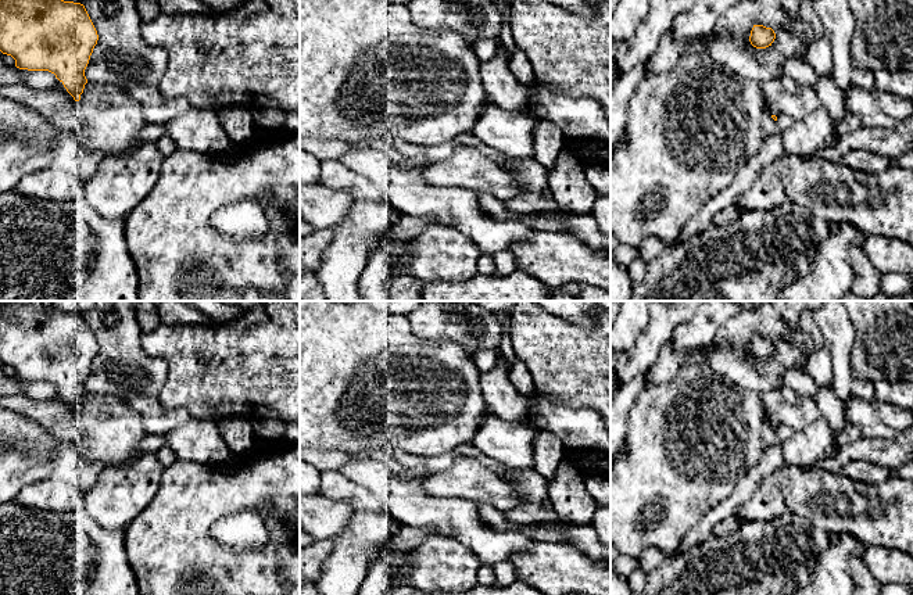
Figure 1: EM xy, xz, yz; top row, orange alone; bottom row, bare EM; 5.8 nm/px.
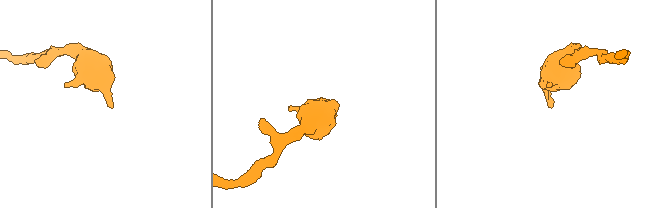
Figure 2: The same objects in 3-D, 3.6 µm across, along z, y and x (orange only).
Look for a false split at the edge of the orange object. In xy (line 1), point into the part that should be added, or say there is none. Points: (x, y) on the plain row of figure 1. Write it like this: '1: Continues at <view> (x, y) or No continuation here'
1: No continuation here

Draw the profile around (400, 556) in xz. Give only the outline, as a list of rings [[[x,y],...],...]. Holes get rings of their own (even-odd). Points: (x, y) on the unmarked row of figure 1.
[[[384,545],[379,549],[379,555],[389,555],[391,562],[401,564],[404,569],[409,569],[408,558],[412,553],[413,548],[405,549],[390,549],[389,545]]]

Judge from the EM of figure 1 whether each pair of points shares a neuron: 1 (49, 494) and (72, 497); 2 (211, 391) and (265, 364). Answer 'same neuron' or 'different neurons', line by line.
1: same neuron
2: same neuron

